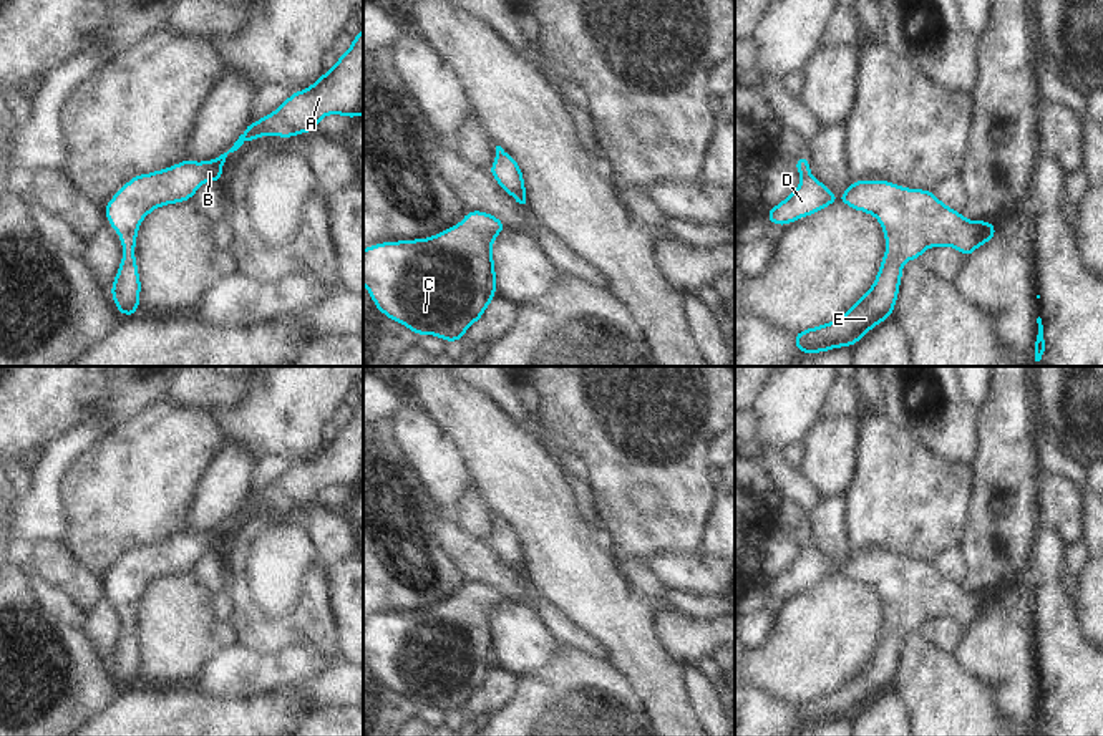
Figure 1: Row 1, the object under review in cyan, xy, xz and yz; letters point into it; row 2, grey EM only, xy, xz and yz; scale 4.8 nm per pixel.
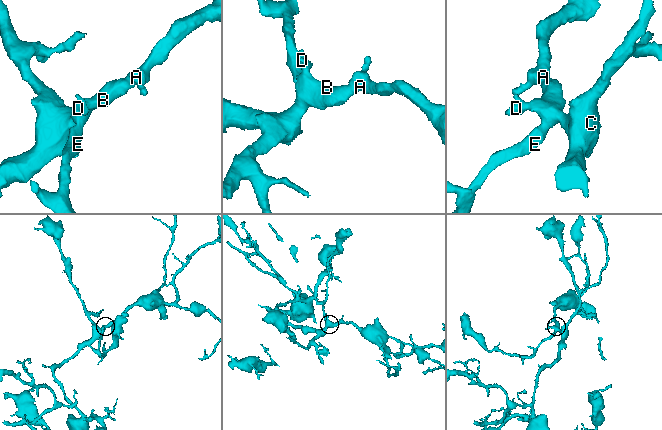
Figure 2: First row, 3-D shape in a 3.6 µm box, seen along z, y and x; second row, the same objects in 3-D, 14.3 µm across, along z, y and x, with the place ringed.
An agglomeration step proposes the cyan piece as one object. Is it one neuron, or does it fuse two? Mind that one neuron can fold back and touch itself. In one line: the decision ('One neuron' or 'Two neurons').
One neuron

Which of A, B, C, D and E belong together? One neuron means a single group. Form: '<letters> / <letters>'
A B C D E

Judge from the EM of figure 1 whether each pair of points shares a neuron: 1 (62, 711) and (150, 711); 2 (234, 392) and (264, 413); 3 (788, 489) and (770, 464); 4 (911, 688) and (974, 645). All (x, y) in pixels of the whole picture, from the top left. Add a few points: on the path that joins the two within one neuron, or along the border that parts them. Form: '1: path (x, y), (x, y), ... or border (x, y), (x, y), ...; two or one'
1: border (121, 695), (92, 718); two
2: border (244, 383), (244, 392), (236, 400), (218, 403); two
3: path (788, 483), (777, 471); one
4: border (949, 653), (982, 685); two

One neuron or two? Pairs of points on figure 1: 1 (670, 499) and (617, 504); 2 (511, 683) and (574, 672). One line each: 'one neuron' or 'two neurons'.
1: one neuron
2: two neurons

